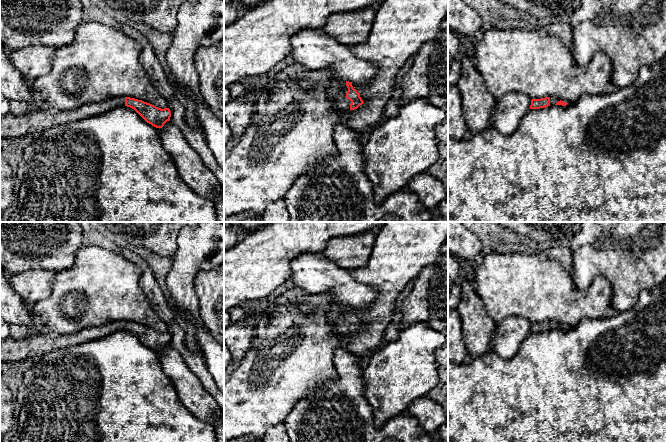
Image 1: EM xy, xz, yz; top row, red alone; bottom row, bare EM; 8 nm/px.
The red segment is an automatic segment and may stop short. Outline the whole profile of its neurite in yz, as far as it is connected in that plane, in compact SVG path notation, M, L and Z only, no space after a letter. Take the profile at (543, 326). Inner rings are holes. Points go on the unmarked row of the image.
M545 321L541 323L532 323L530 333L540 333L540 332L545 332L551 329L566 330L567 327L564 325L561 325L560 323L556 321Z

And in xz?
M336 304L327 314L329 321L334 325L337 334L354 334L363 328L363 324L352 306Z

